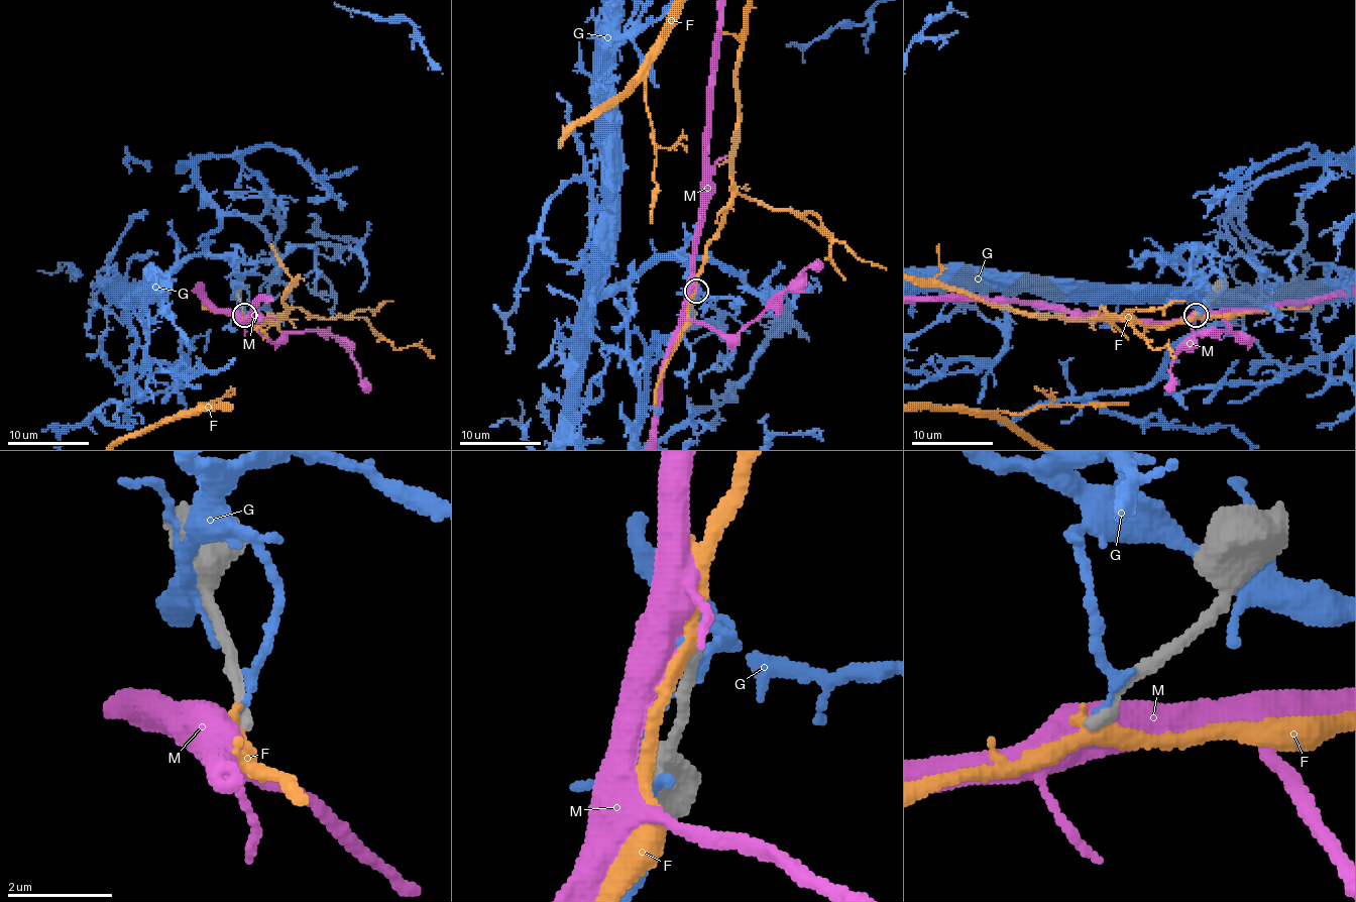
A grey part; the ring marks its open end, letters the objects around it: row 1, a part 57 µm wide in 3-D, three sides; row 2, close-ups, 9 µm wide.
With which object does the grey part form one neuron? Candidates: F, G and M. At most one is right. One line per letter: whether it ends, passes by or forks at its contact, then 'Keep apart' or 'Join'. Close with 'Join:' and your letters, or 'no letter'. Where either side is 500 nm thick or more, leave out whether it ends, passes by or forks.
F: It passes by. Keep apart
G: It ends there. Keep apart
M: Keep apart
Join: no letter

